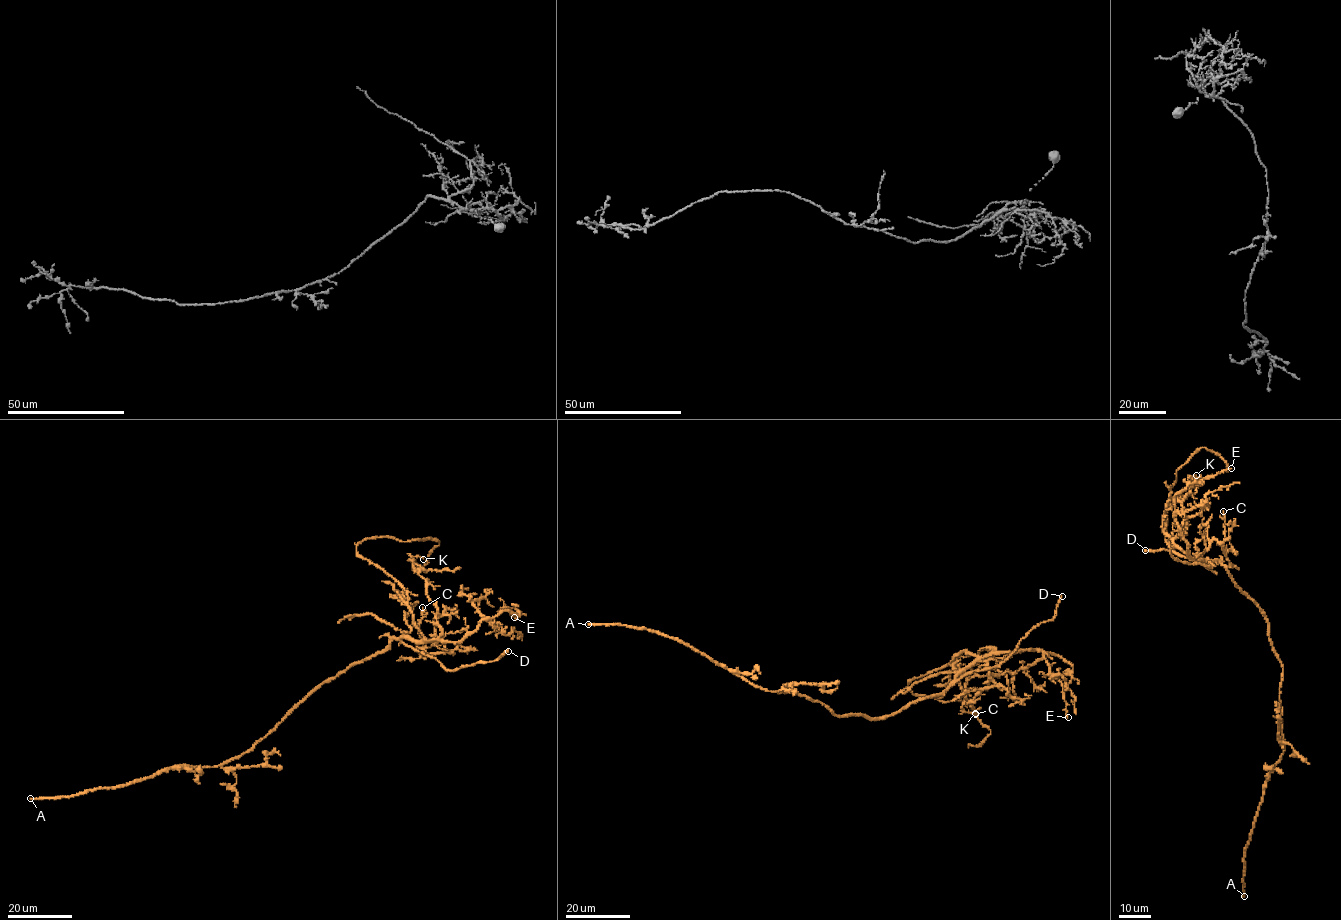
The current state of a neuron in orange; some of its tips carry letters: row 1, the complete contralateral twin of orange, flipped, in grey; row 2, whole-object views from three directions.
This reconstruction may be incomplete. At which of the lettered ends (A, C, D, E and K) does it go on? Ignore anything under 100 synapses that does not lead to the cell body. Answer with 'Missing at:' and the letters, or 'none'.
Missing at: A, D

